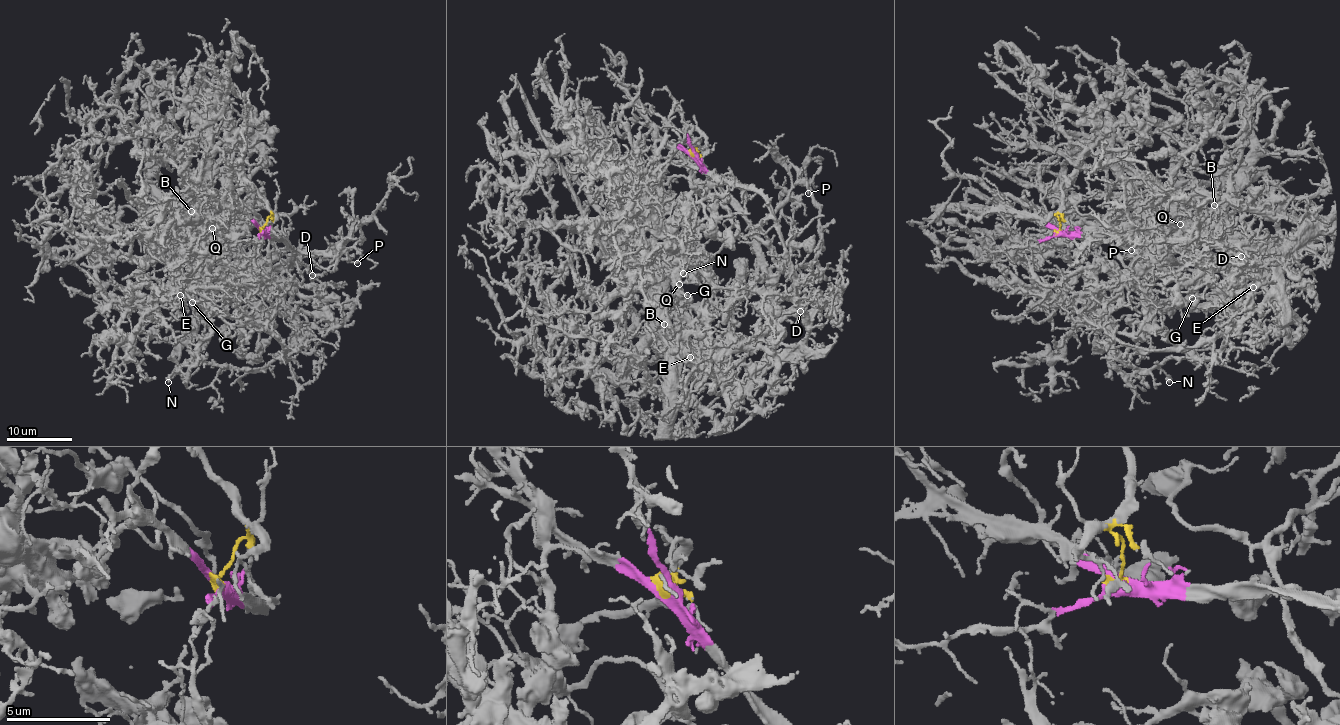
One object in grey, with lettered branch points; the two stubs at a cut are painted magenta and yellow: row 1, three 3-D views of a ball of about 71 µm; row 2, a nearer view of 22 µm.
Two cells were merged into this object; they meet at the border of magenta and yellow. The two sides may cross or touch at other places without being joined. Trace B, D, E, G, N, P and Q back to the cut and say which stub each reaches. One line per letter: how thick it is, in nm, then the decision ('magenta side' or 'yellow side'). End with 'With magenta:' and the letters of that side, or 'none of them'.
B: calibre 110 nm; yellow side
D: calibre 180 nm; magenta side
E: calibre 130 nm; yellow side
G: calibre 170 nm; yellow side
N: calibre 220 nm; magenta side
P: calibre 140 nm; magenta side
Q: calibre 170 nm; yellow side
With magenta: D, N, P

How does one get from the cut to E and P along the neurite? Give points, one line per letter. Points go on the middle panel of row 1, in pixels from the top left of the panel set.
E: (694, 153), (657, 173), (654, 195), (640, 223), (657, 325), (674, 353), (687, 361), (690, 357)
P: (694, 153), (694, 161), (752, 224), (760, 225), (797, 184), (806, 183), (808, 194)

